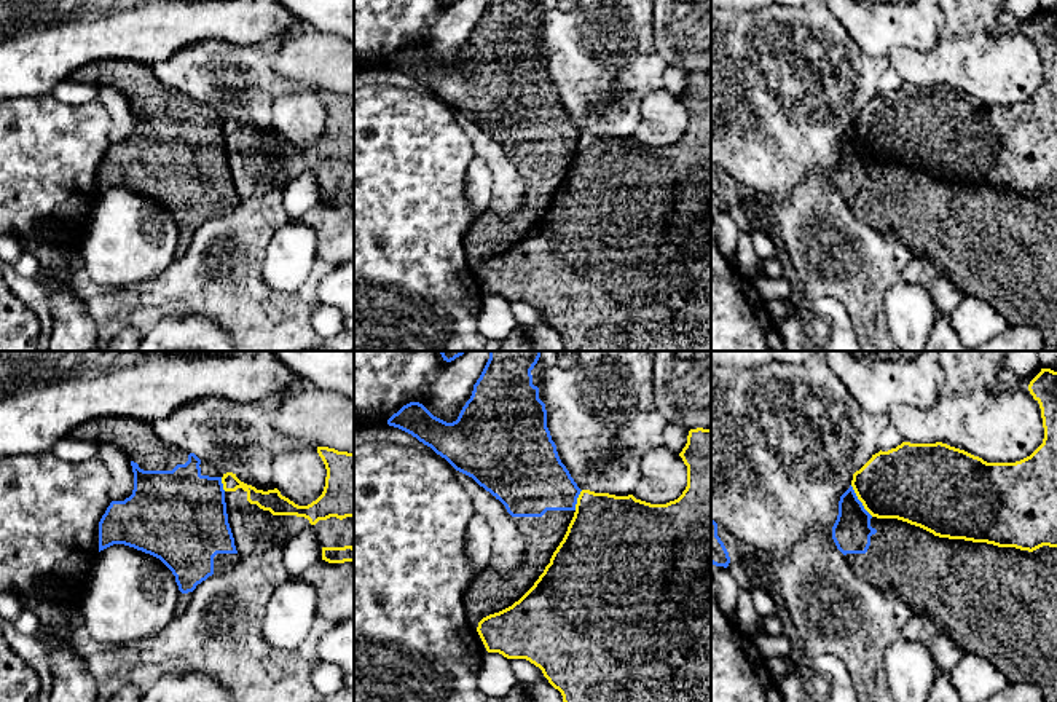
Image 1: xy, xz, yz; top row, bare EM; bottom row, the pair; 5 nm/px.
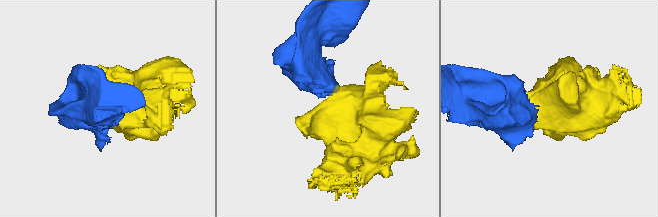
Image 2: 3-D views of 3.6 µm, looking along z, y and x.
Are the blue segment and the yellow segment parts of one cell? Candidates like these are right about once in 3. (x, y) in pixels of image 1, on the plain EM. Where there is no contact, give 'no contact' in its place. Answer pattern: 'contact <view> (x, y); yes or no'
contact yz (860, 144); no

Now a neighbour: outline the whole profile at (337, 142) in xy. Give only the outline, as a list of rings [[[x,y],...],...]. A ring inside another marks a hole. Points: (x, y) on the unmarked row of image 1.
[[[317,89],[327,120],[322,137],[308,148],[298,148],[282,139],[277,131],[257,132],[241,124],[236,116],[222,120],[228,166],[239,198],[265,195],[271,187],[287,187],[306,171],[312,171],[322,190],[322,203],[328,206],[354,204],[354,96]]]

